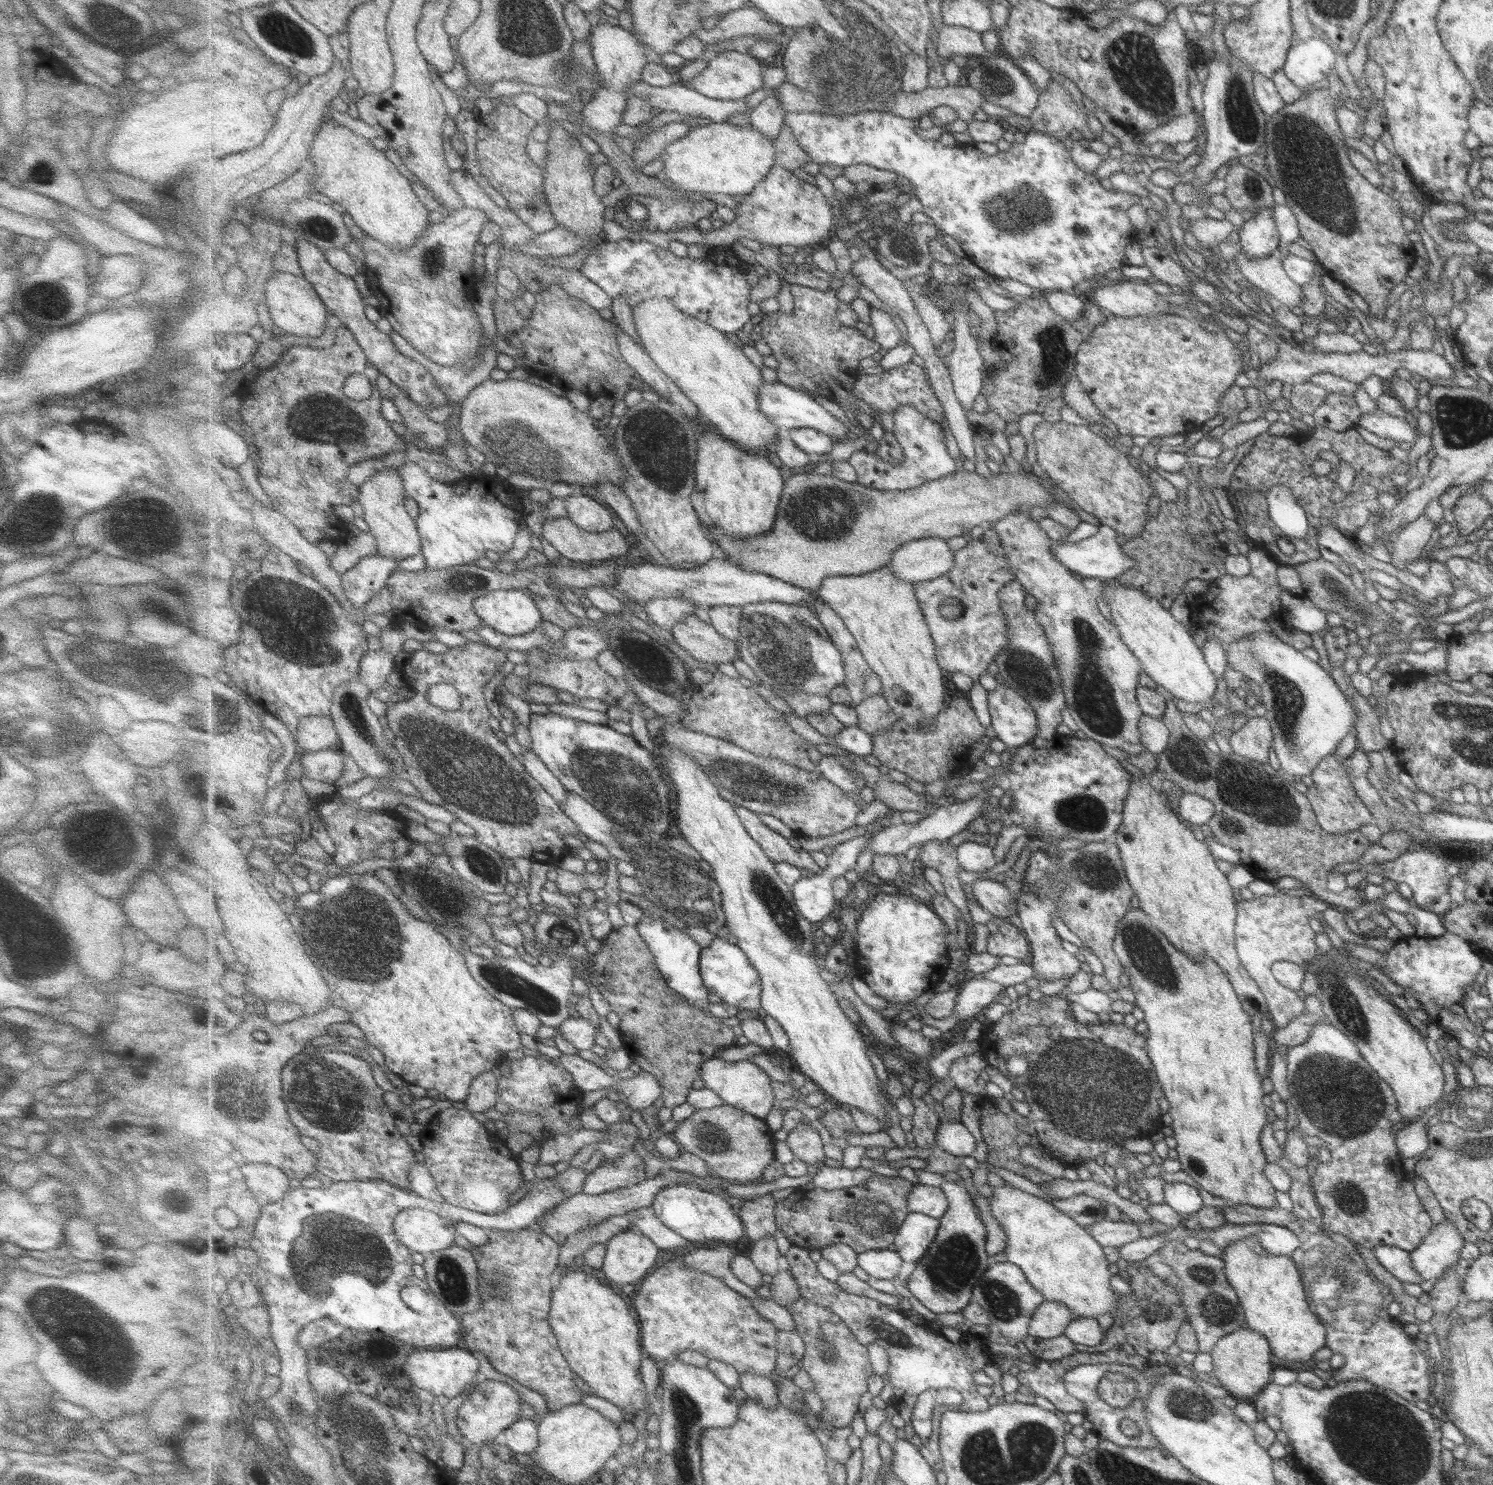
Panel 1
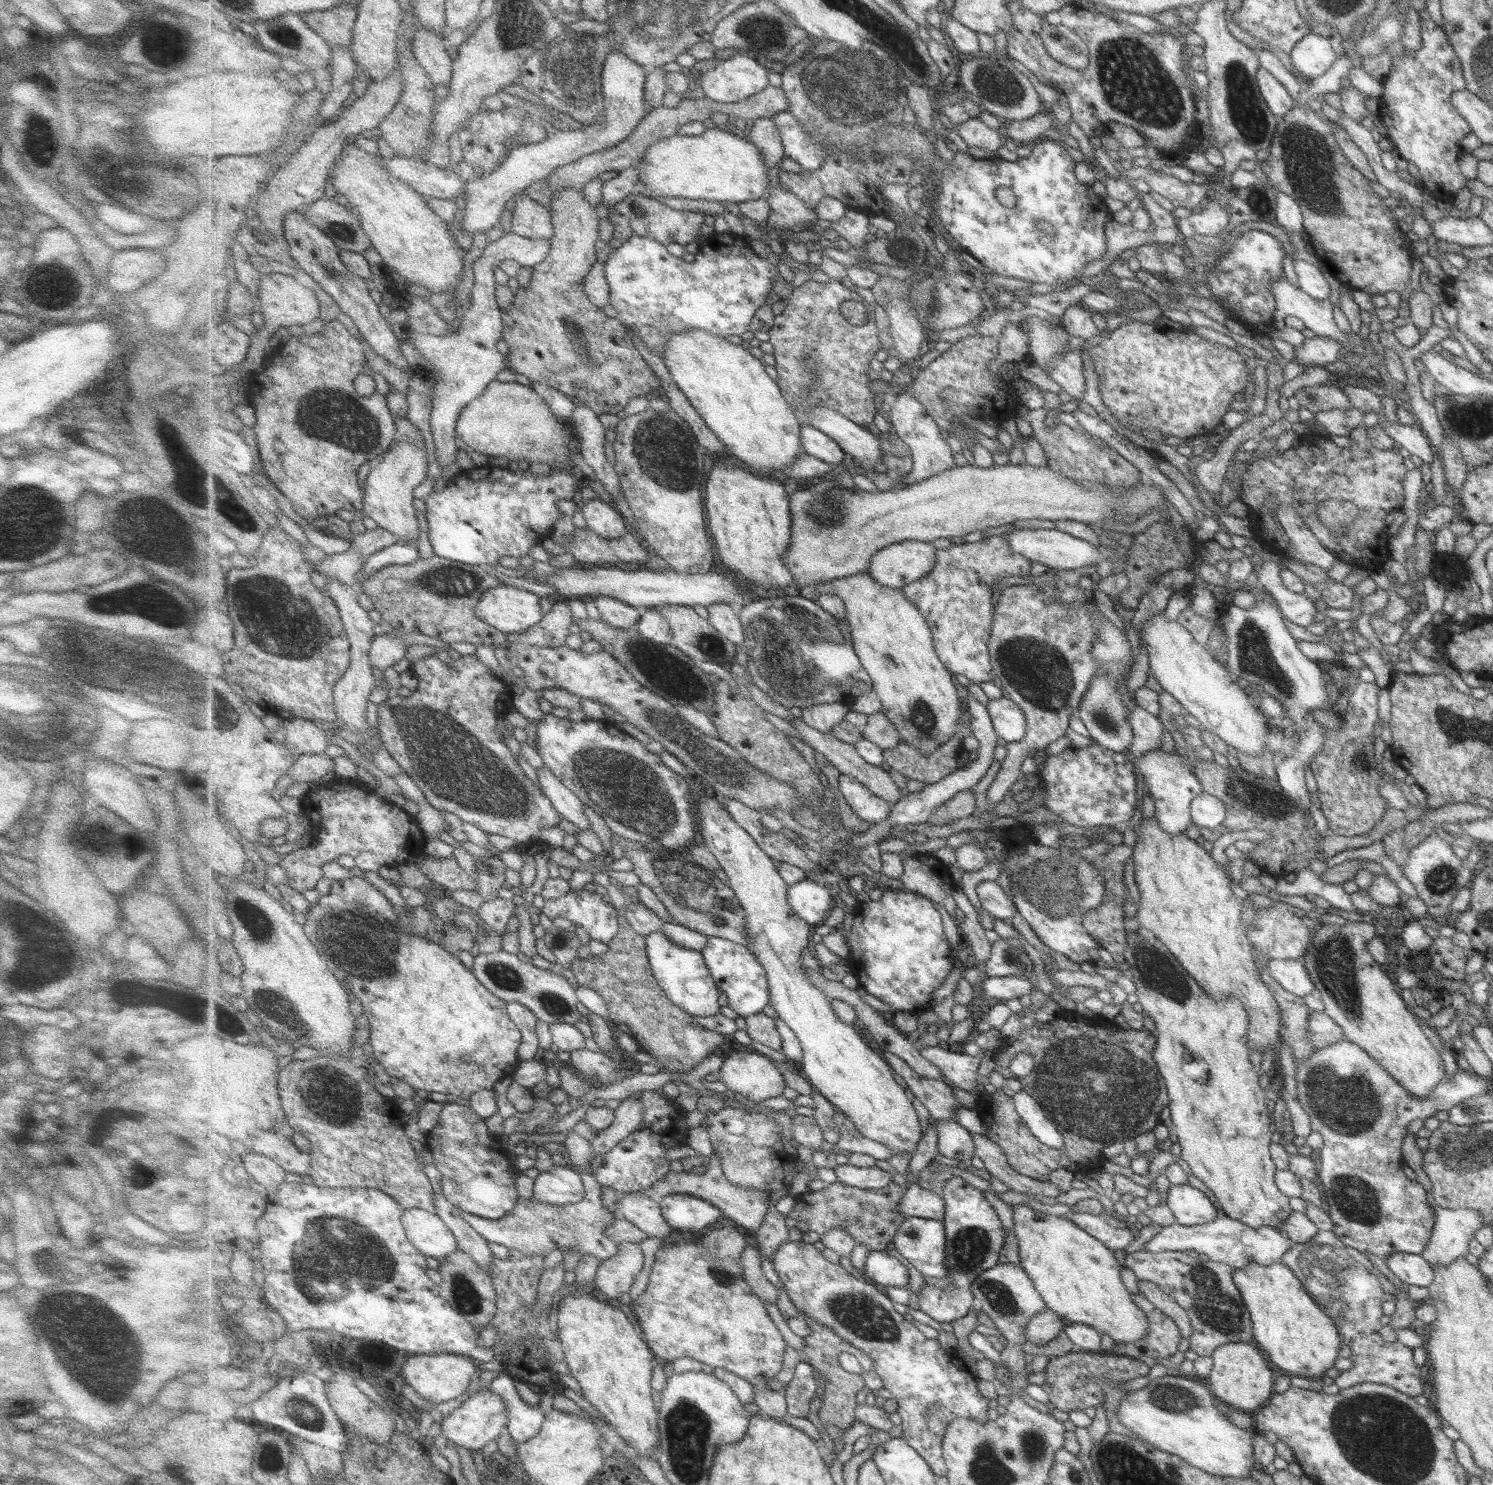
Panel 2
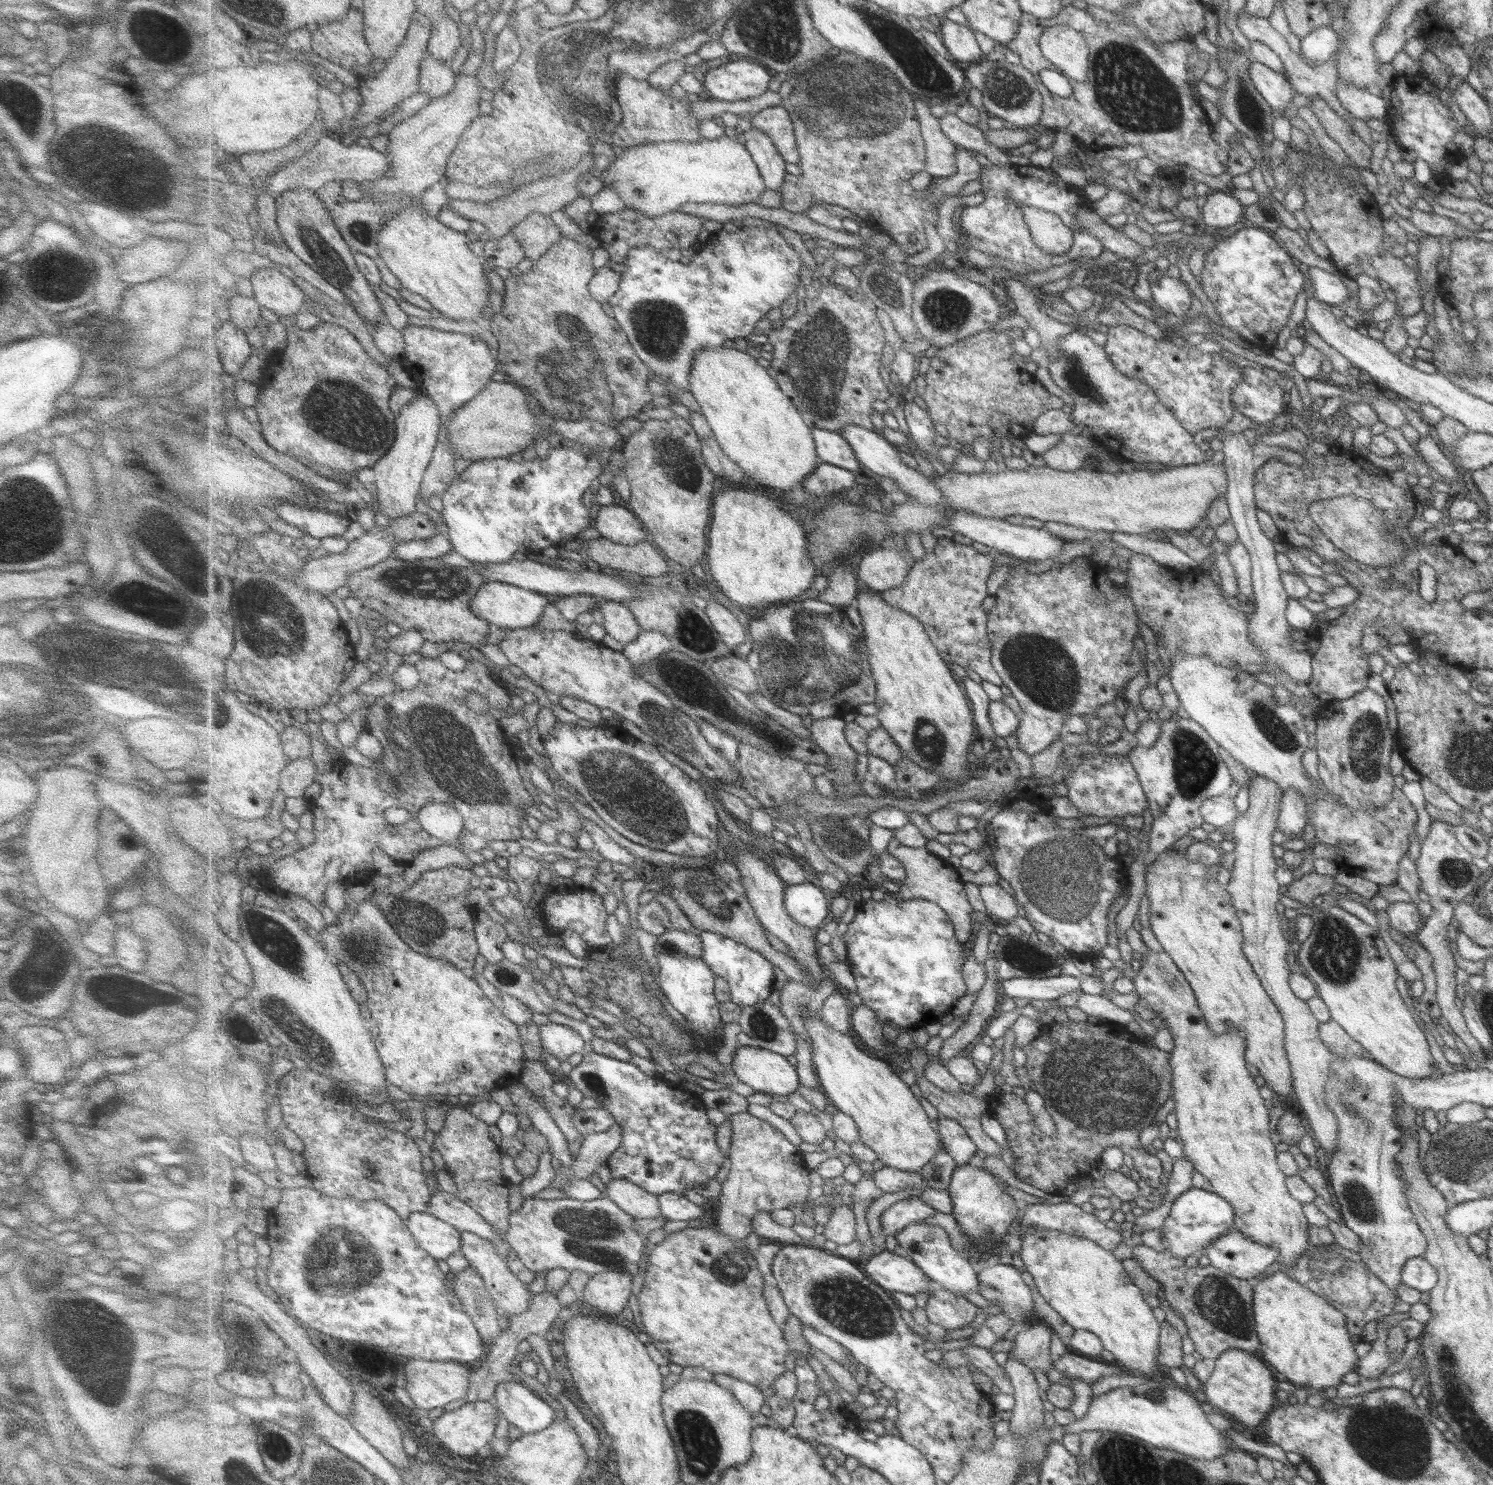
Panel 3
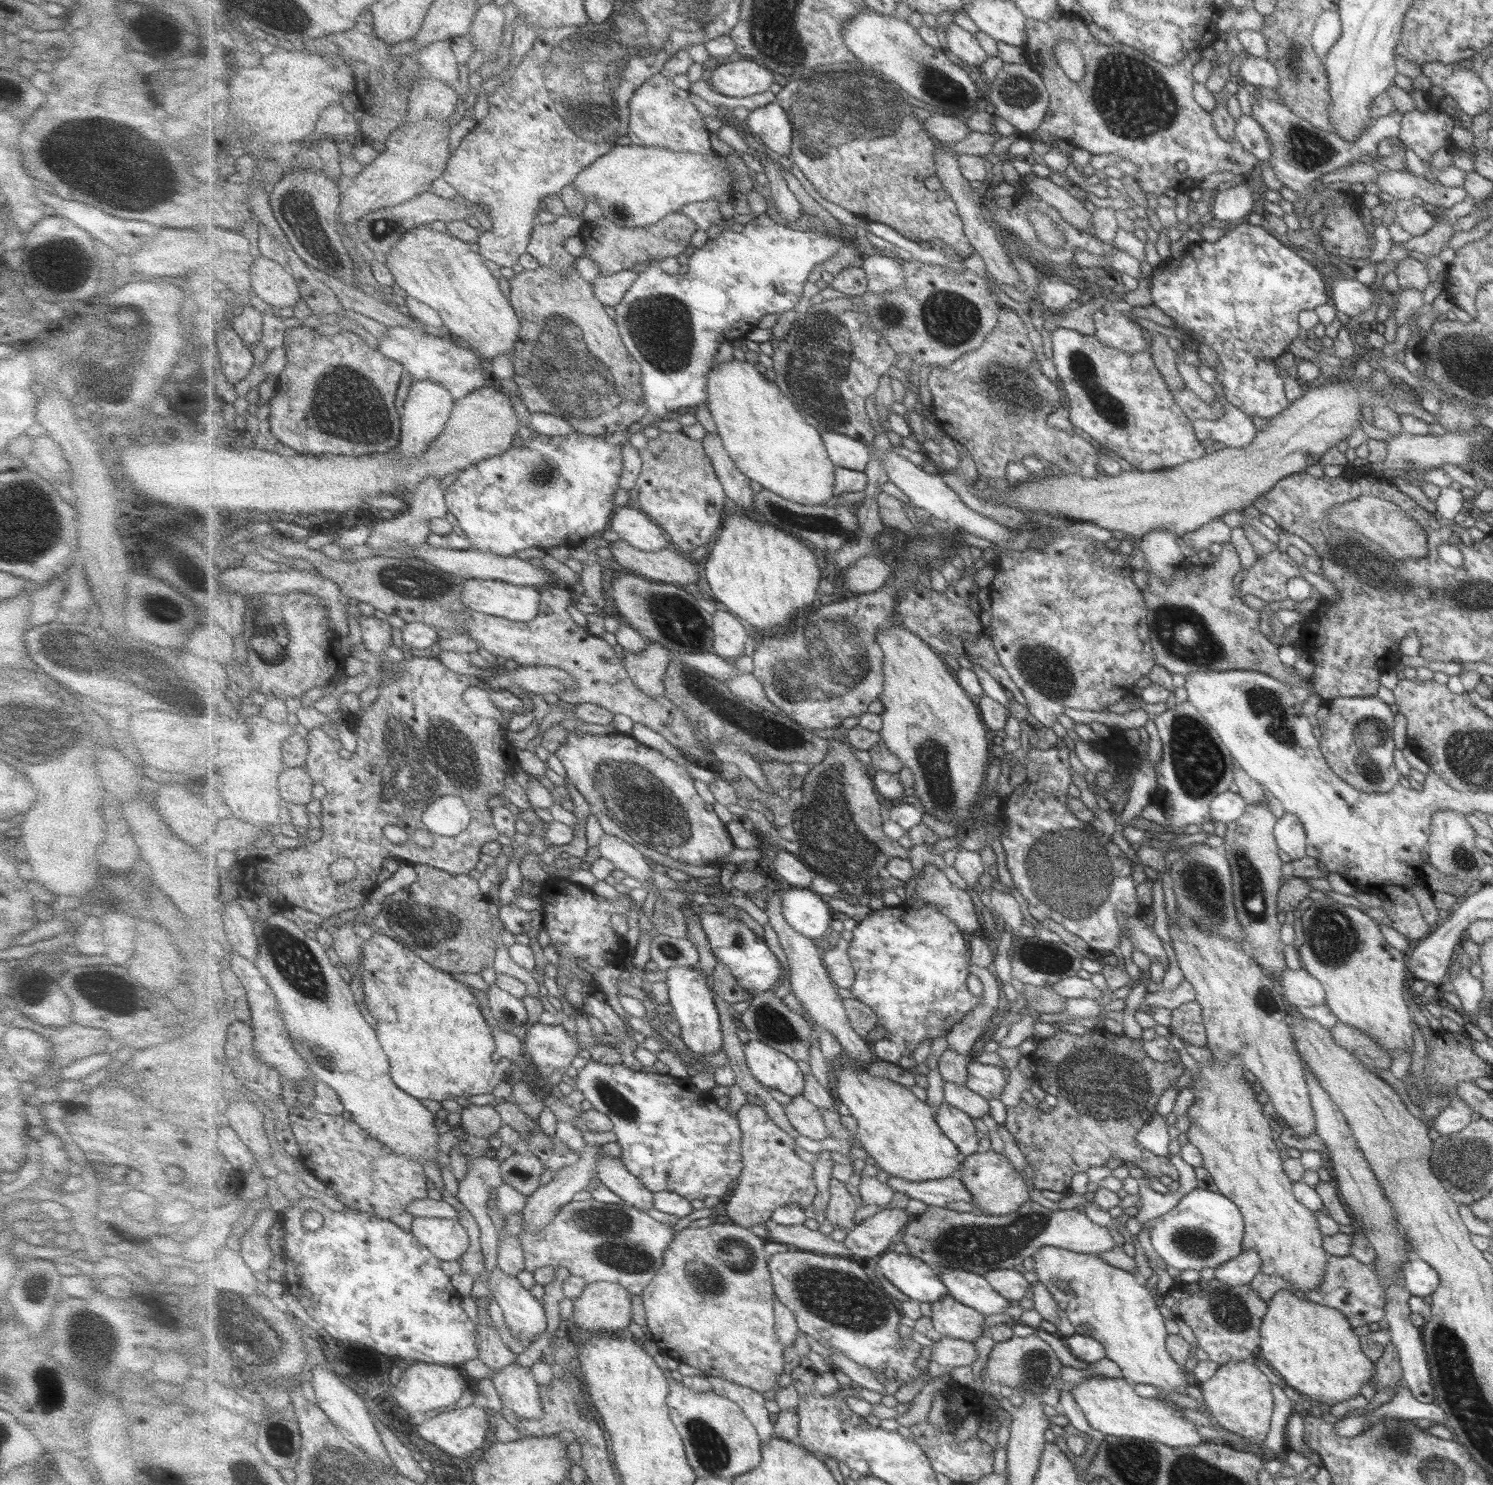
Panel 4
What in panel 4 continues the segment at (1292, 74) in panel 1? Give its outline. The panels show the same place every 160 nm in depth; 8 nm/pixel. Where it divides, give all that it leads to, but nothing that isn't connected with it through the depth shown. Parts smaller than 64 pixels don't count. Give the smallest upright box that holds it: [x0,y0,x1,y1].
[1310,11,1341,60]

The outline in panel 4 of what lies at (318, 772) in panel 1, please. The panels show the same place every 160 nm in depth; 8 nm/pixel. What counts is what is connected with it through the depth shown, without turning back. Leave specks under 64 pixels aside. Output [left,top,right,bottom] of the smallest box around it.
[278,767,315,807]

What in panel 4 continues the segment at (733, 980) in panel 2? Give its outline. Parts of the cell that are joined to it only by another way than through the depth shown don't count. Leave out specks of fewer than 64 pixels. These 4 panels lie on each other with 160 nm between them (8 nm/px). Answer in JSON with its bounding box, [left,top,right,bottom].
[701,912,783,996]

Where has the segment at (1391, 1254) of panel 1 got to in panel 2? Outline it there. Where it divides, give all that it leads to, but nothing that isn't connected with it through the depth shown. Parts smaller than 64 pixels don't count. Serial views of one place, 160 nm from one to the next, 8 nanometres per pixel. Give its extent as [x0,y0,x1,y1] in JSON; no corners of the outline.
[1385,1253,1433,1288]

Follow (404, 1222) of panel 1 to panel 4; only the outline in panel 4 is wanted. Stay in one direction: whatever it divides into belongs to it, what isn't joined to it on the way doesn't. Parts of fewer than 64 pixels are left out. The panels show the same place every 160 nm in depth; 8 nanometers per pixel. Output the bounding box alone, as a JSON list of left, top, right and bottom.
[411,1217,471,1261]

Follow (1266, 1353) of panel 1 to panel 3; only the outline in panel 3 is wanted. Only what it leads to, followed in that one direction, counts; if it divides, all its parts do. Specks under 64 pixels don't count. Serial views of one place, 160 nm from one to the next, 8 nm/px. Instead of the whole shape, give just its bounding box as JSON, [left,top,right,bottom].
[1203,1349,1276,1428]

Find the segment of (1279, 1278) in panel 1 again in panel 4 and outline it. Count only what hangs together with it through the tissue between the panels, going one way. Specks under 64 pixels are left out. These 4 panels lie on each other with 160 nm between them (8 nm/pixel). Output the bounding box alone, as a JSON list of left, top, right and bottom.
[1258,1290,1374,1406]

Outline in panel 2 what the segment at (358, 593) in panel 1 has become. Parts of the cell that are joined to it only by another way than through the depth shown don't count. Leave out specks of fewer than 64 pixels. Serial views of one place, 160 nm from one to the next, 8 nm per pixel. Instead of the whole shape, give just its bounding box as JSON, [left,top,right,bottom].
[357,543,420,590]

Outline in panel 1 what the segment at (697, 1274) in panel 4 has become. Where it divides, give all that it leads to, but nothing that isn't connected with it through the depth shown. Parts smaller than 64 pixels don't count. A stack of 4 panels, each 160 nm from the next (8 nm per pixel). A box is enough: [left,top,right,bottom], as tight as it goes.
[632,1257,780,1377]

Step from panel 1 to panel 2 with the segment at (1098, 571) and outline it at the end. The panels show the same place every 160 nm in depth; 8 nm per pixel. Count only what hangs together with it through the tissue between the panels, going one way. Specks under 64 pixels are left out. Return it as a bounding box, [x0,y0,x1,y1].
[1004,528,1105,570]

